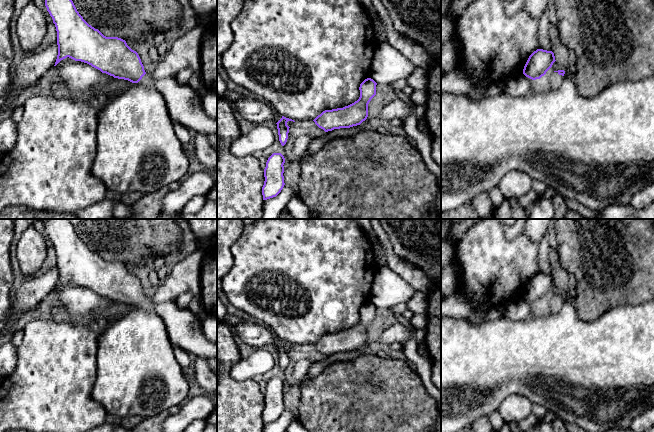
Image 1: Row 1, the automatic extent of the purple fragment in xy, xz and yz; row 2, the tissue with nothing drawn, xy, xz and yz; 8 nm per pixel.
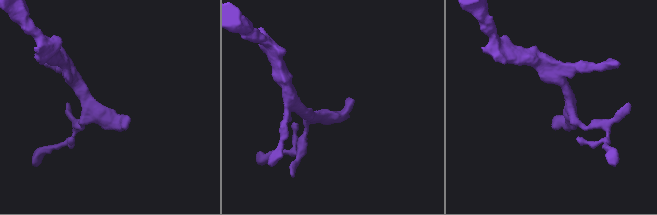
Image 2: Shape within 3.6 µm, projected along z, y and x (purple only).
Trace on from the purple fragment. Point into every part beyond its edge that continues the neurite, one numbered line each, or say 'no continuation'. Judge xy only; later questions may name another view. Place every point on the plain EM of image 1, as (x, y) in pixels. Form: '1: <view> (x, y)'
1: xy (184, 329)

